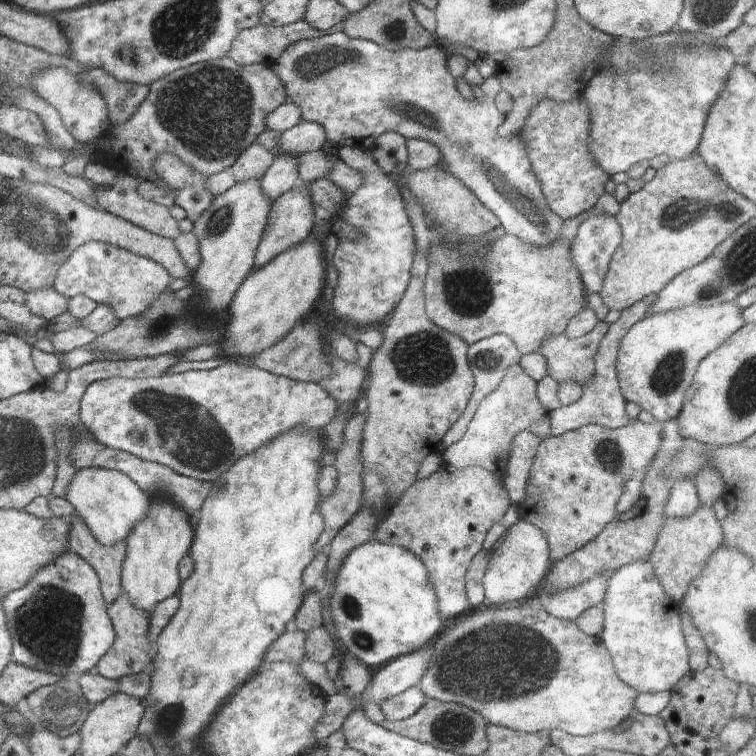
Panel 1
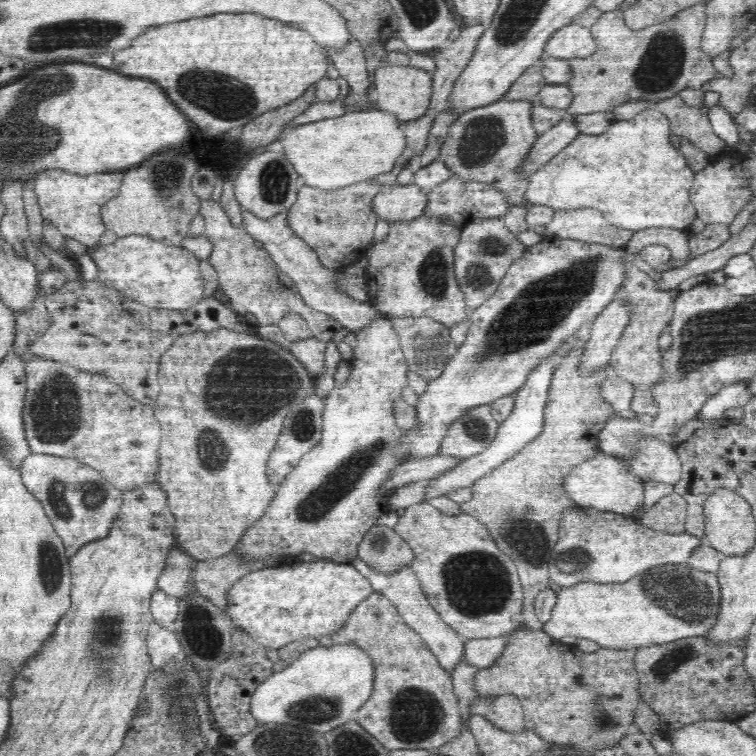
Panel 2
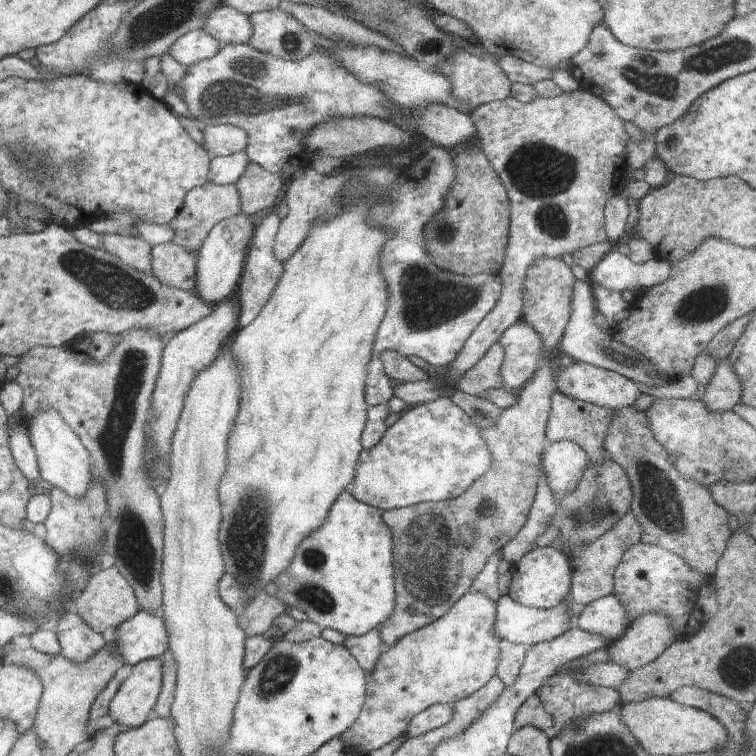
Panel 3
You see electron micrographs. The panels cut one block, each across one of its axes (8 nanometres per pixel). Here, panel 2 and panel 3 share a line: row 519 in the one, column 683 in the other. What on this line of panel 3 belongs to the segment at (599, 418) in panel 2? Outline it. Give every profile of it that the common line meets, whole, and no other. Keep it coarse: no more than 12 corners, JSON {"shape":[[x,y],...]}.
{"shape":[[615,410],[641,541],[714,575],[734,517],[680,476],[645,411]]}

